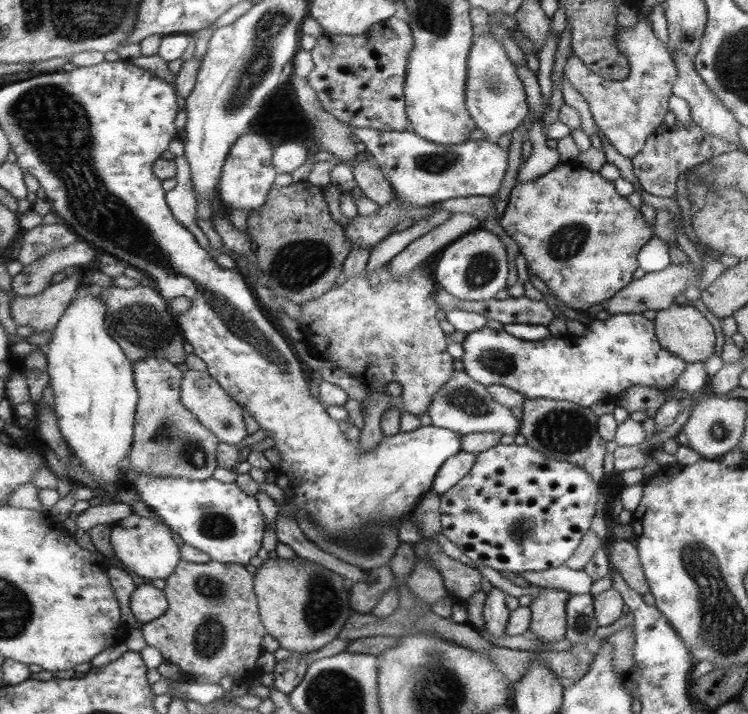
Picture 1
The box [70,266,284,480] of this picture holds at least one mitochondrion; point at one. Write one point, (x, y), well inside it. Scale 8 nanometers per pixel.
(138, 324)

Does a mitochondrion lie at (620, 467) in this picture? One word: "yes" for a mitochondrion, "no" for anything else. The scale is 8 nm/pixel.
no

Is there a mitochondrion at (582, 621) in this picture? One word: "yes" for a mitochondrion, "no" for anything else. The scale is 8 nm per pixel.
yes

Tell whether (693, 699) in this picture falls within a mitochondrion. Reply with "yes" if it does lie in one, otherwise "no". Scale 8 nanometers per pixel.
no

